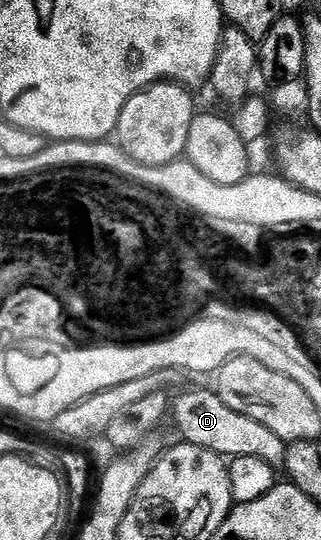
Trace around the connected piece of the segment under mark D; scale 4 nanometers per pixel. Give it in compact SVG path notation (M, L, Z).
M215 391L188 392L176 400L176 424L185 441L194 446L202 446L211 452L217 452L225 458L262 458L262 462L273 466L284 463L286 441L278 438L274 430L262 426L262 422L254 422L254 418L246 418L246 414L238 414L238 410L230 410L226 402L216 395Z

